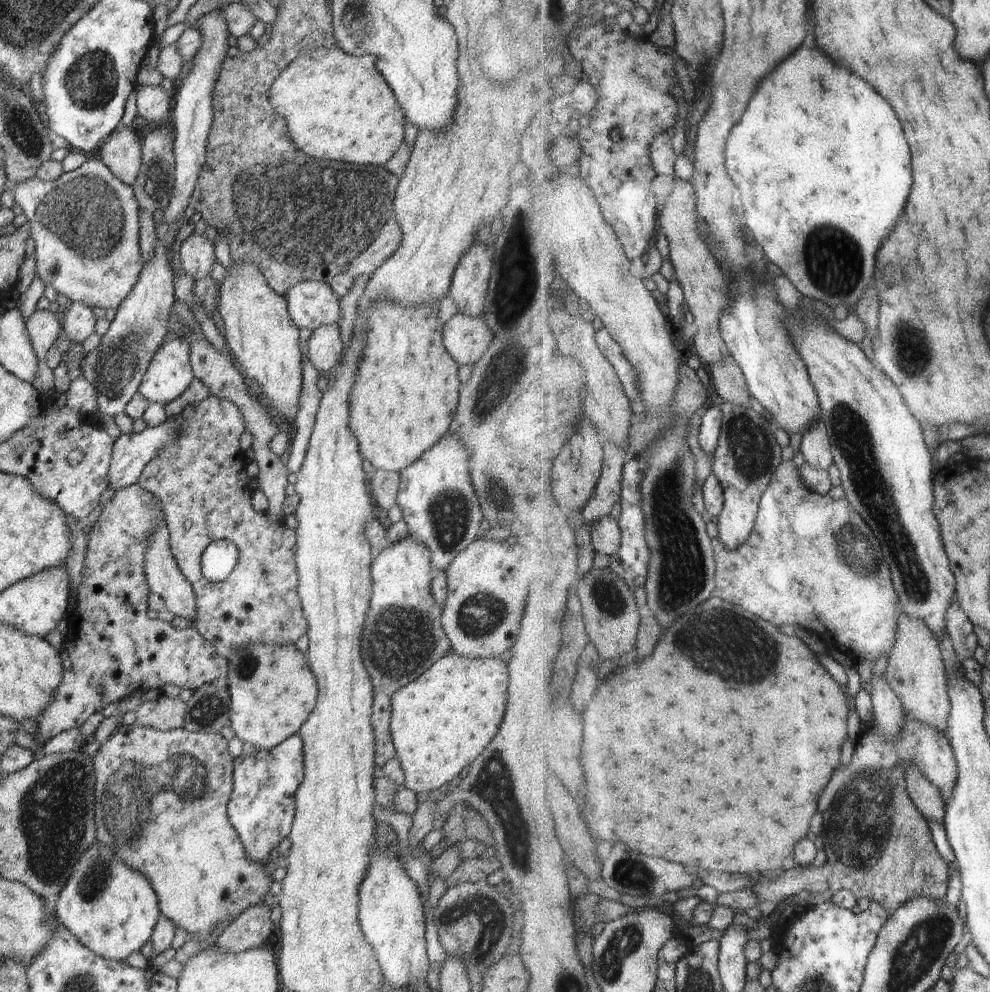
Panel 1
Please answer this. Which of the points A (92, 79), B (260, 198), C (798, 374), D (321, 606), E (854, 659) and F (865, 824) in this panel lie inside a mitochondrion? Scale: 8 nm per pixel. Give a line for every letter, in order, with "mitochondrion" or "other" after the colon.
A: mitochondrion
B: mitochondrion
C: other
D: other
E: other
F: mitochondrion

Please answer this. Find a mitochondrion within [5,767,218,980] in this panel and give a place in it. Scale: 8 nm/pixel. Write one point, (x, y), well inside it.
(92, 878)

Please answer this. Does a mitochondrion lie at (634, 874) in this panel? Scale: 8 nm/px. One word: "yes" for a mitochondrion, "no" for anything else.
yes

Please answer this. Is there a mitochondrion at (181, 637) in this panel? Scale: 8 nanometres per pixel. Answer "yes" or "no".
no

